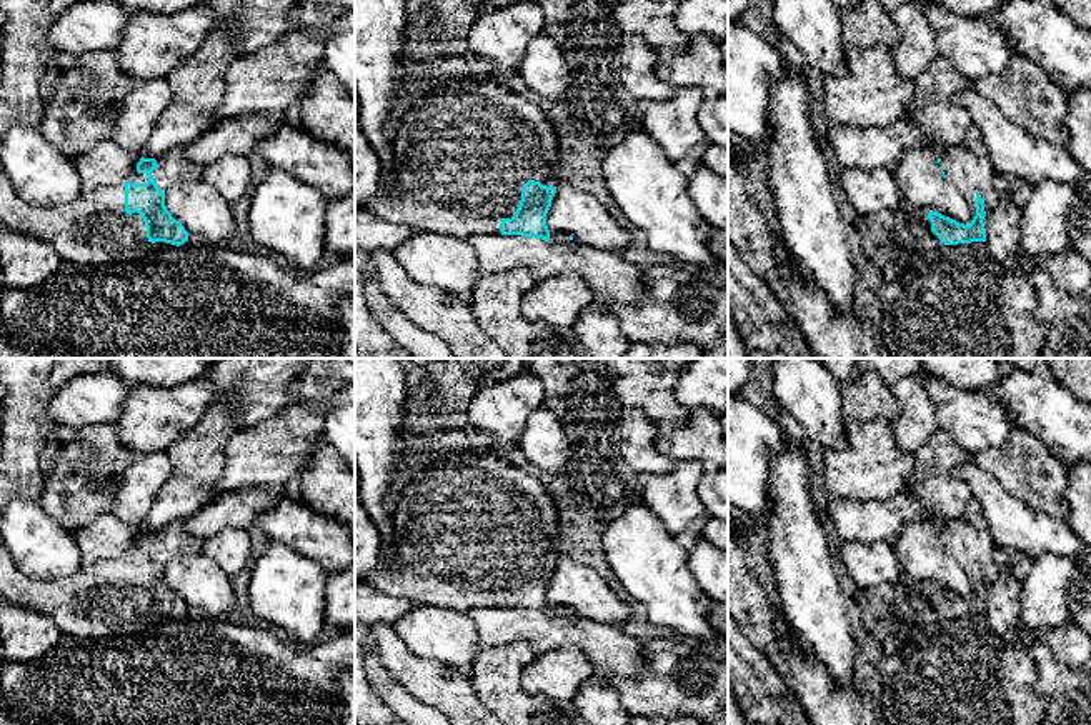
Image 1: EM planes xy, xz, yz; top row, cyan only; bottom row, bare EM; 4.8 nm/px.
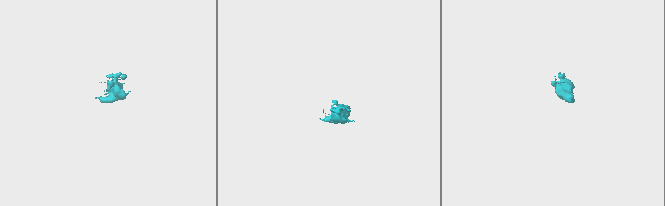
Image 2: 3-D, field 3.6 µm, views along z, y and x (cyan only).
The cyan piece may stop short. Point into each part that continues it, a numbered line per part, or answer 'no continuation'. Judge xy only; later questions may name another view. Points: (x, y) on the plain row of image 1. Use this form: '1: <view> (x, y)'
1: xy (174, 540)
2: xy (95, 595)

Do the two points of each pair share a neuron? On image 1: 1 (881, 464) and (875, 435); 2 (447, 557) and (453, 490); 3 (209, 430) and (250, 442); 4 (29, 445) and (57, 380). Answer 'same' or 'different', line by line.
1: same
2: same
3: different
4: different

